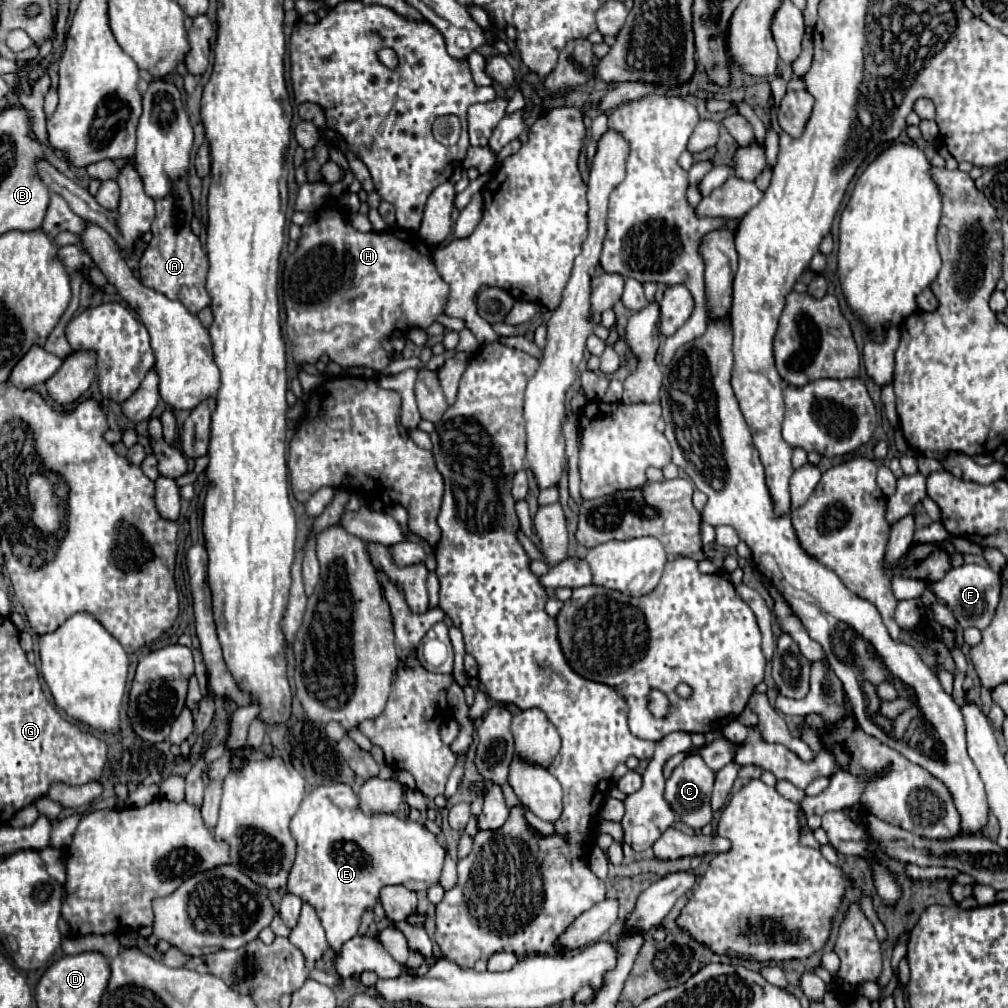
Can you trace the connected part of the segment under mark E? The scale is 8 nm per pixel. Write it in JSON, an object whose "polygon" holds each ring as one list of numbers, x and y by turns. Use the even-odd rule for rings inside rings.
{"polygon":[[348,784,318,786,304,798,290,826,296,840,296,860,290,870,286,892,300,896,316,910,326,932,326,940,334,948,336,956,340,954,342,944,358,934,366,908,374,908,380,902,382,886,402,884,414,892,428,890,438,882,444,864,444,848,428,828,394,814,364,814,358,806,360,800]]}

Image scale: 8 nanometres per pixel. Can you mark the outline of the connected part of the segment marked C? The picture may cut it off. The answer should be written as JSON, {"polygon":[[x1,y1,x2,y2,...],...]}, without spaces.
{"polygon":[[692,754,666,780,664,798,686,826,698,830,712,820,712,784,714,772,706,768,700,756]]}

